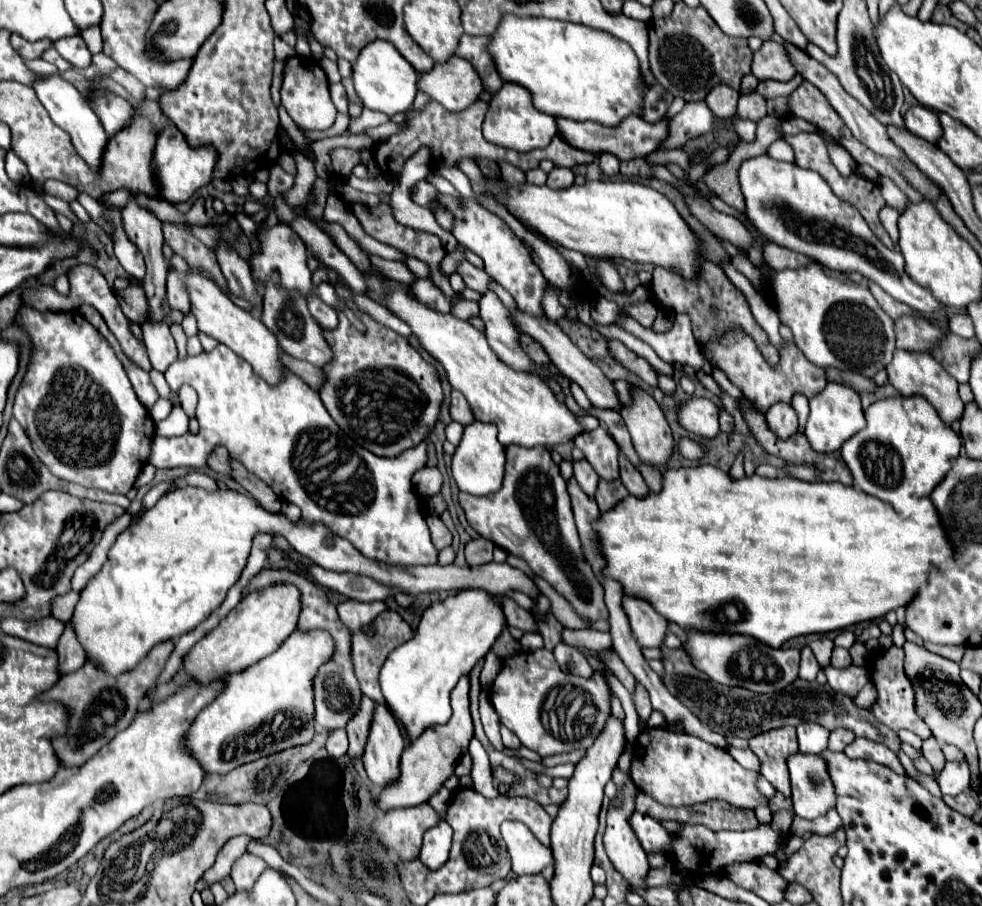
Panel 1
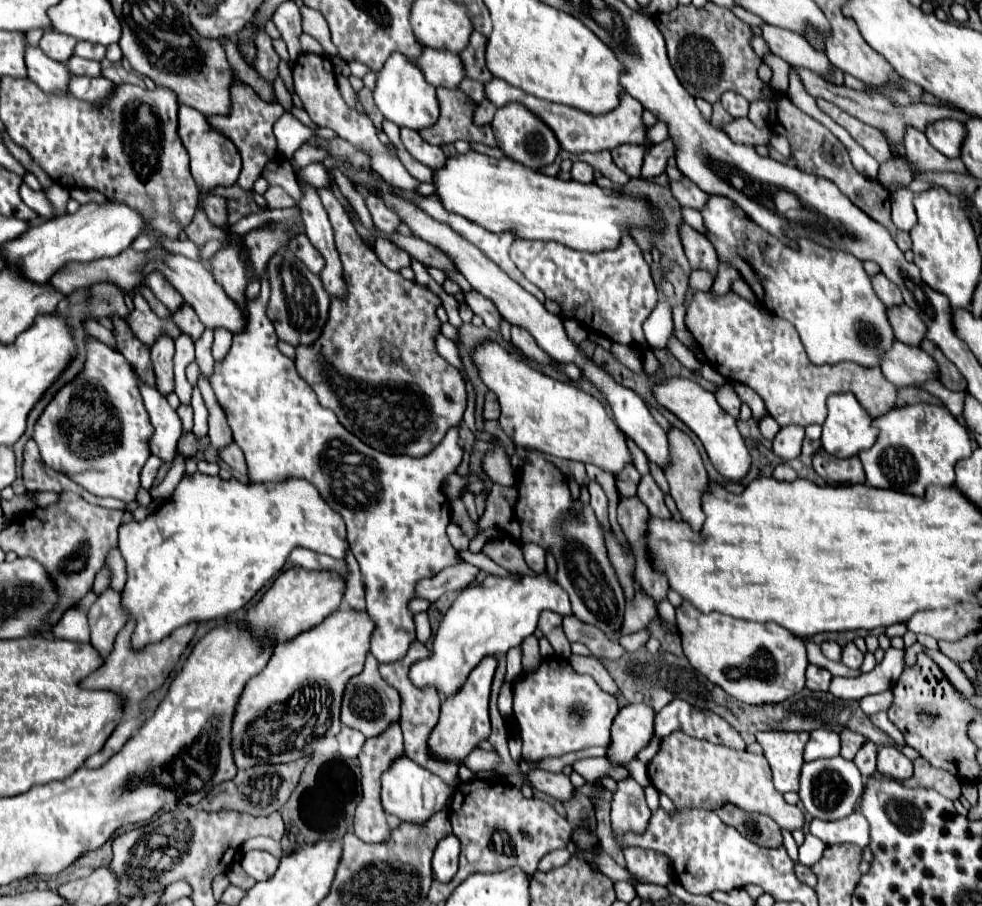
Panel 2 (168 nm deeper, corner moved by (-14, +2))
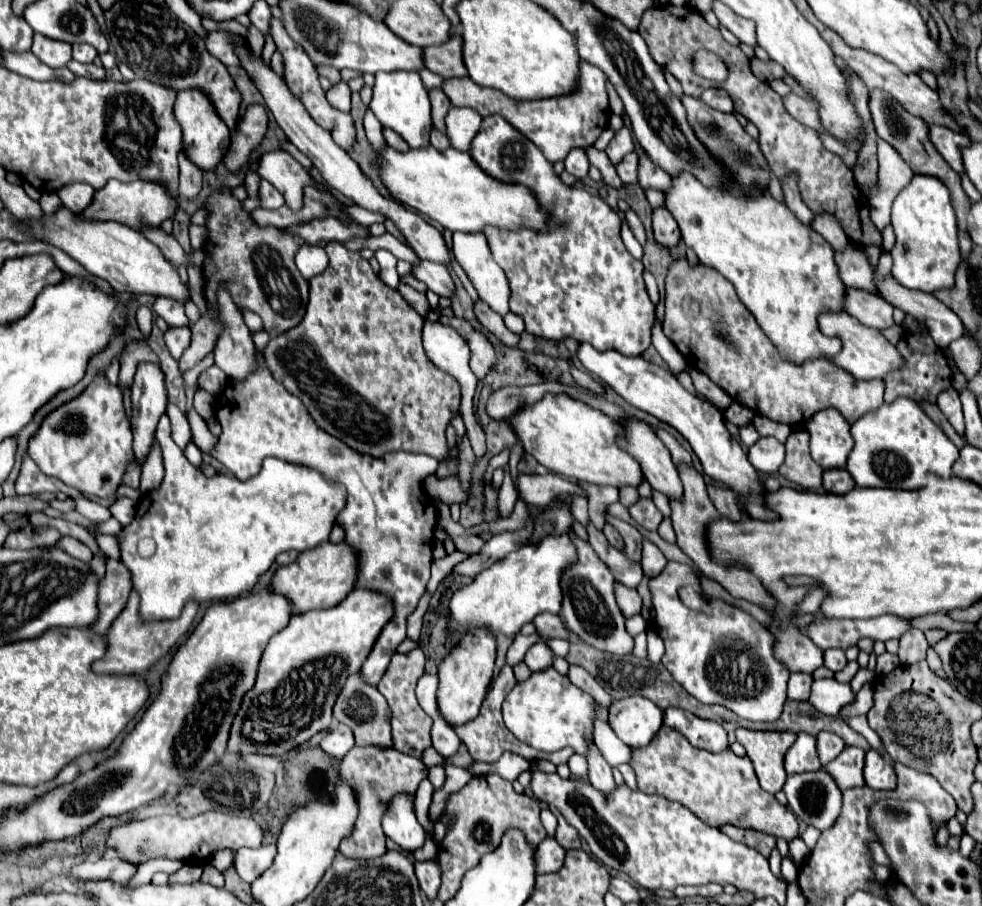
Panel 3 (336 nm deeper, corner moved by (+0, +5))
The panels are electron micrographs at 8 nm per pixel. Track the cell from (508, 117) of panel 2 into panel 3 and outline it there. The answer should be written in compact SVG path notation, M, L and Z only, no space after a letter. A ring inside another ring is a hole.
M492 116L482 120L482 128L470 146L470 156L484 170L484 174L496 178L498 182L526 186L536 196L538 204L548 212L548 230L534 232L520 228L508 232L494 226L486 226L482 230L494 262L508 278L510 312L524 320L526 332L544 340L562 342L566 338L574 338L576 342L588 342L602 352L616 350L624 356L640 356L650 346L656 308L650 302L642 280L642 262L632 258L622 244L620 216L600 196L594 196L582 188L566 186L544 154L540 154L540 150L532 146L532 142L528 142L528 138L524 138L518 130L512 130L504 118Z

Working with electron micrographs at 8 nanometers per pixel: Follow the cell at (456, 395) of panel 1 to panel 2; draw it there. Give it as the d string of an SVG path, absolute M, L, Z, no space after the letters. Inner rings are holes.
M486 393L486 395L484 395L482 417L484 417L484 419L498 419L498 413L500 413L500 409L498 409L498 401L496 401L496 397L494 397L492 393Z

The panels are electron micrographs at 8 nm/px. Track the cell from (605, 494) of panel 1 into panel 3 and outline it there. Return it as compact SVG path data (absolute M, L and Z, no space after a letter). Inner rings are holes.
M604 526L604 536L606 536L606 540L608 540L614 548L624 550L624 540L622 540L622 536L618 534L618 530L612 530L612 526Z

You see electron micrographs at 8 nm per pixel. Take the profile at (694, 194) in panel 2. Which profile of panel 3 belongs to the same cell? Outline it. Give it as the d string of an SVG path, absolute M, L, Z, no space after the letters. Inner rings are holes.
M636 152L640 158L638 164L638 182L642 188L658 188L658 190L666 190L666 186L672 186L672 178L660 170L652 160L648 160L642 152Z

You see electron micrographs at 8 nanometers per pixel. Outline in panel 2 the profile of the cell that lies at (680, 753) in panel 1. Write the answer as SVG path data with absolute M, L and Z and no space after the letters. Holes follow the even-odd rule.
M674 731L662 739L660 751L648 765L652 785L668 795L676 809L718 809L724 803L734 803L748 813L764 813L780 827L794 831L802 829L804 815L798 807L788 805L780 791L774 789L770 765L766 757L748 751L734 751L710 741L694 739L682 731Z

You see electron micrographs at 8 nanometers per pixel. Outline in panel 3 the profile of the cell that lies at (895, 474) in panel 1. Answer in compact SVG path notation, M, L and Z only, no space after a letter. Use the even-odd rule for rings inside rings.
M896 398L892 404L882 404L874 412L866 412L860 420L852 424L852 436L856 440L856 446L852 448L846 470L852 474L856 484L860 488L902 488L902 490L914 490L920 488L928 472L936 474L952 474L952 464L958 458L958 448L946 438L946 434L924 414L918 402L912 402L910 398Z

